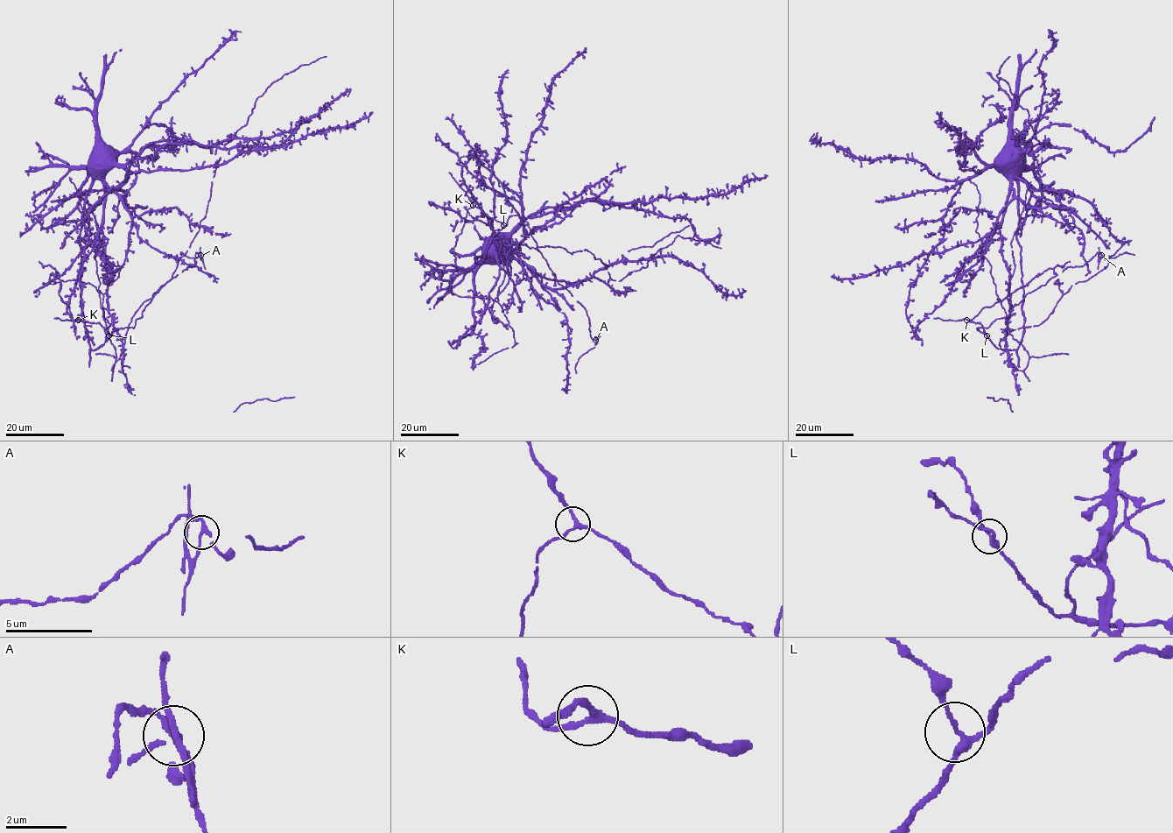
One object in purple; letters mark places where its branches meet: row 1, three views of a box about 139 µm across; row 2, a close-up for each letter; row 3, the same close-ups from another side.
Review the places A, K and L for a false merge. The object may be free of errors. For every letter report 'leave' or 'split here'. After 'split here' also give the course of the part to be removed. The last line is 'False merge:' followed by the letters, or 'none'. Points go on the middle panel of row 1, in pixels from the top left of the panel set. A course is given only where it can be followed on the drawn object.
A: split here
K: leave
L: leave
False merge: A

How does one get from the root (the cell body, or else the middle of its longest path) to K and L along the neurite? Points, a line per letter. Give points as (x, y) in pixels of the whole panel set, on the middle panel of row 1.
K: (496, 239), (488, 237), (488, 253), (474, 255), (475, 262), (483, 259), (491, 238), (504, 225), (473, 205)
L: (496, 239), (488, 237), (488, 253), (477, 257), (474, 255), (475, 262), (483, 259), (491, 238), (503, 225)

